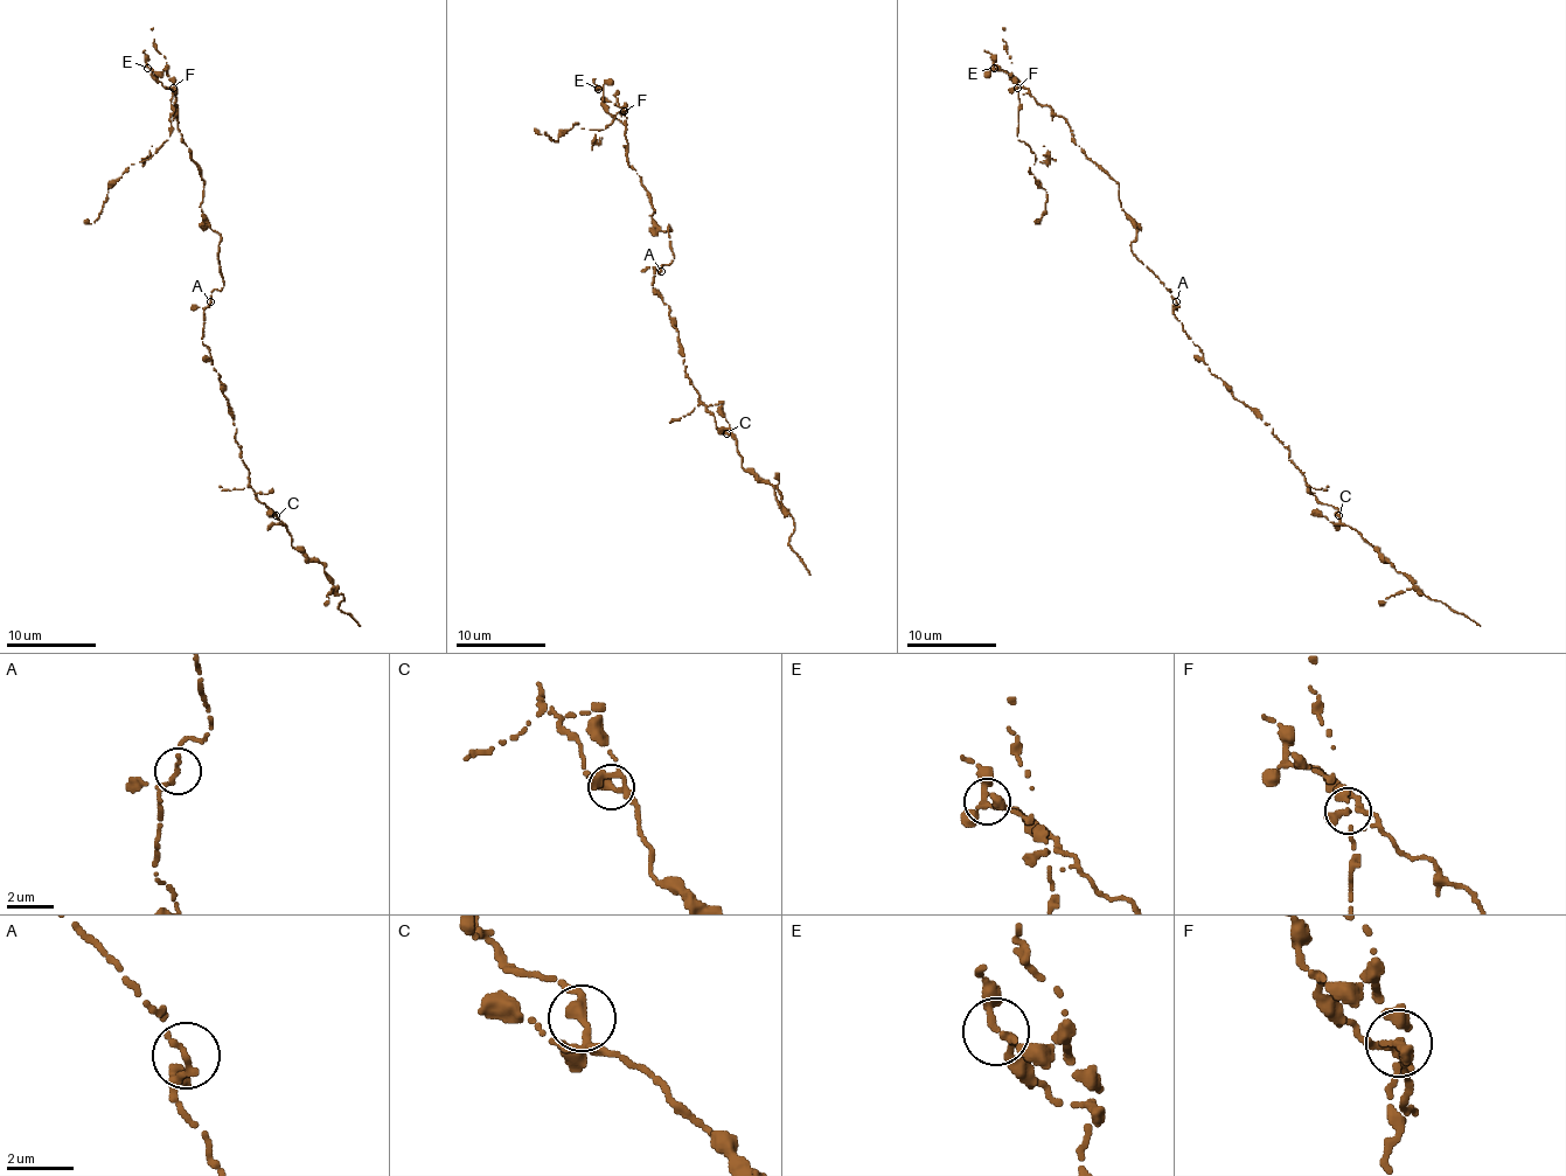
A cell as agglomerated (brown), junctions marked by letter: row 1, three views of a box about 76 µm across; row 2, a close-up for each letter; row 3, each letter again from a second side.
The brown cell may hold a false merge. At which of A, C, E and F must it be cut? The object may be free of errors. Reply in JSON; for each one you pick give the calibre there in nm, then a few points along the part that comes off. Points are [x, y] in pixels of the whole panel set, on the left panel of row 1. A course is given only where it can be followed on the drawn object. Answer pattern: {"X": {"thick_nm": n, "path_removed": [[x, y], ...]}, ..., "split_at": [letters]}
{"F": {"thick_nm": 240, "path_removed": [[173, 88], [168, 139], [152, 155], [127, 167], [108, 192], [103, 211], [91, 223], [84, 221]]}, "split_at": ["F"]}

